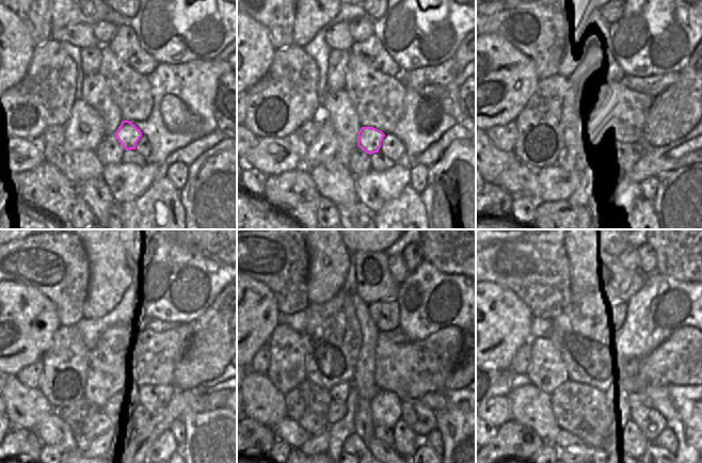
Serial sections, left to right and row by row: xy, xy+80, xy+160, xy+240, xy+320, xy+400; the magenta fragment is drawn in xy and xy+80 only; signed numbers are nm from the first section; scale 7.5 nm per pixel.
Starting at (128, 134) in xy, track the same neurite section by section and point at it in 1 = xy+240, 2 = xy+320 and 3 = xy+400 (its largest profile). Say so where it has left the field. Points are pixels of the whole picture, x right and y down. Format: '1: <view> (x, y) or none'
1: xy+240 (142, 401)
2: xy+320 (384, 406)
3: xy+400 (615, 400)

